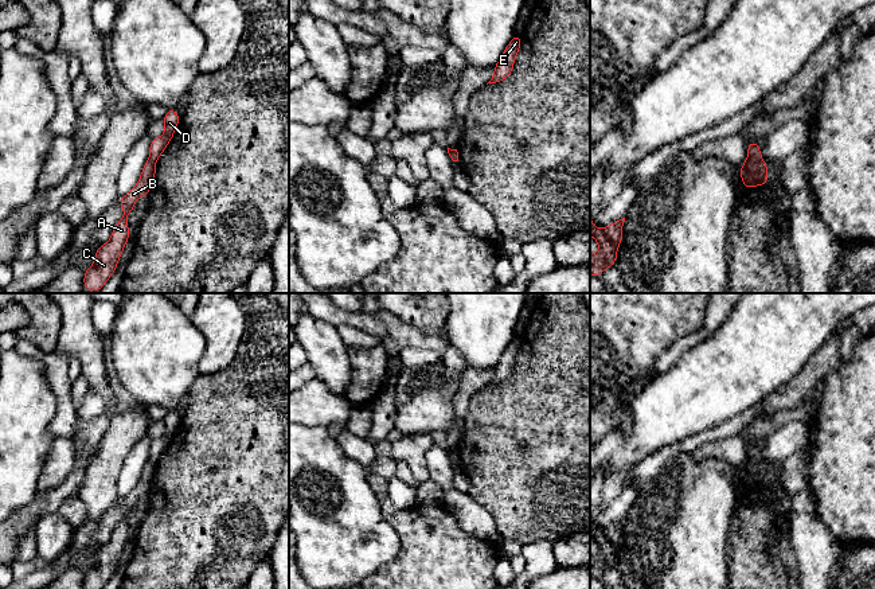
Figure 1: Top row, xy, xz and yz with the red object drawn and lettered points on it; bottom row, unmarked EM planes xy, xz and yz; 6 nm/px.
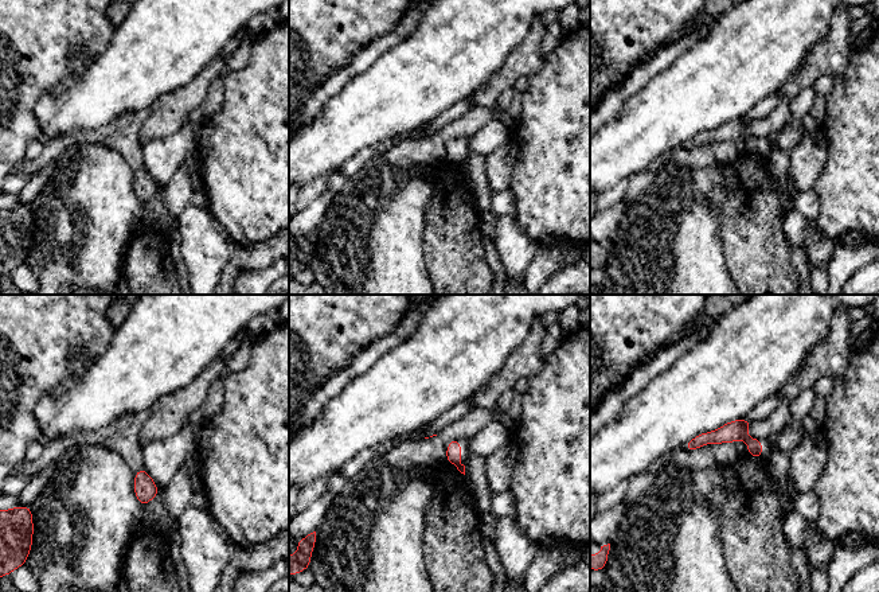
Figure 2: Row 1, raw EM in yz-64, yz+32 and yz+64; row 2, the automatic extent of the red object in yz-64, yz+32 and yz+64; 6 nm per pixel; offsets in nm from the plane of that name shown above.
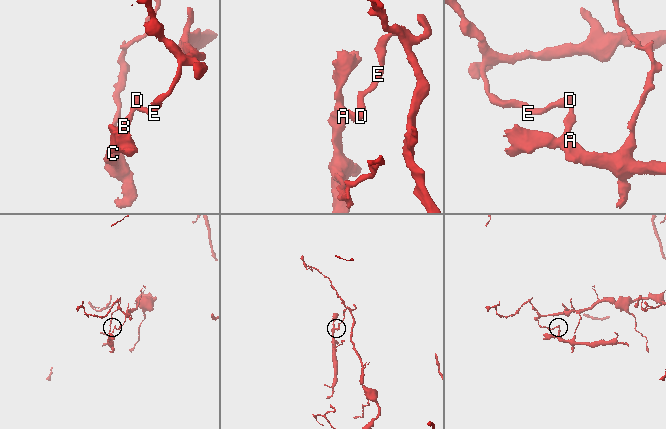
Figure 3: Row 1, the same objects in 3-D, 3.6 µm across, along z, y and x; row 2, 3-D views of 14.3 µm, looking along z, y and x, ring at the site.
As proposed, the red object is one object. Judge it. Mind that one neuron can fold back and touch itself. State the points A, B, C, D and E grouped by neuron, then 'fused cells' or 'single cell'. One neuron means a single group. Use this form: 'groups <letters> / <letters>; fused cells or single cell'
groups A B C / D E; fused cells

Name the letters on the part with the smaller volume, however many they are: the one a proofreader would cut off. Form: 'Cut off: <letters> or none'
Cut off: A, B, C

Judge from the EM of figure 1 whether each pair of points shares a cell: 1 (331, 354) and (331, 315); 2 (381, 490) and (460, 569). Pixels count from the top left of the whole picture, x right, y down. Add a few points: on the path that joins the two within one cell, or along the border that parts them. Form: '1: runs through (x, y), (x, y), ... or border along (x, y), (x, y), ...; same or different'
1: border along (307, 312), (335, 327); different
2: runs through (393, 511), (401, 519), (414, 526), (438, 550); same

